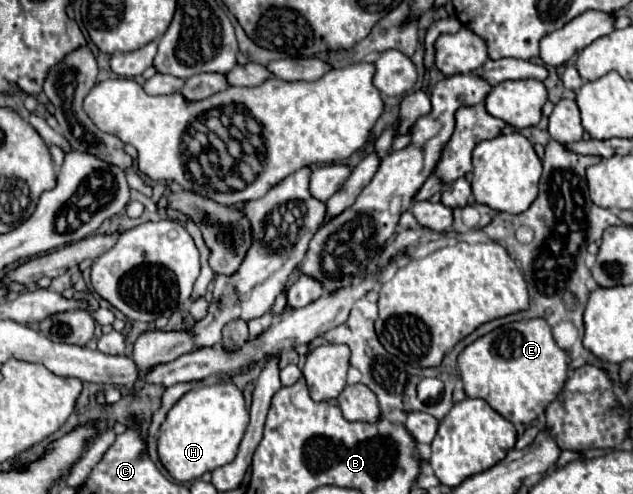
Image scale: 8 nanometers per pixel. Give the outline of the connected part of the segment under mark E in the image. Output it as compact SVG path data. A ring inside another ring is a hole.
M527 319L503 325L467 345L457 365L465 395L485 399L511 423L533 423L557 399L567 379L567 353L555 343L545 319Z

